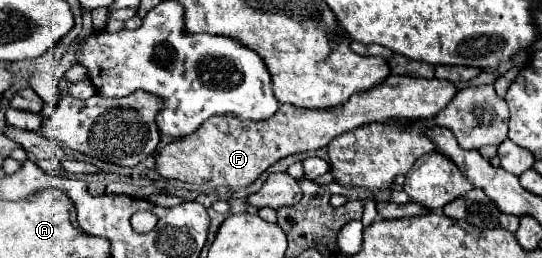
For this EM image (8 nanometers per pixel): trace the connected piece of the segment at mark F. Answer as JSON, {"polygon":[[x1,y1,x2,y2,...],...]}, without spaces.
{"polygon":[[389,75,371,91,357,93,349,99,349,103,329,111,303,111,291,105,281,105,269,121,213,117,207,119,193,135,165,145,157,155,155,169,163,179,177,179,193,185,247,187,279,159,327,147,327,143,337,135,361,125,385,119,431,119,449,105,455,93,457,87,451,81]]}

